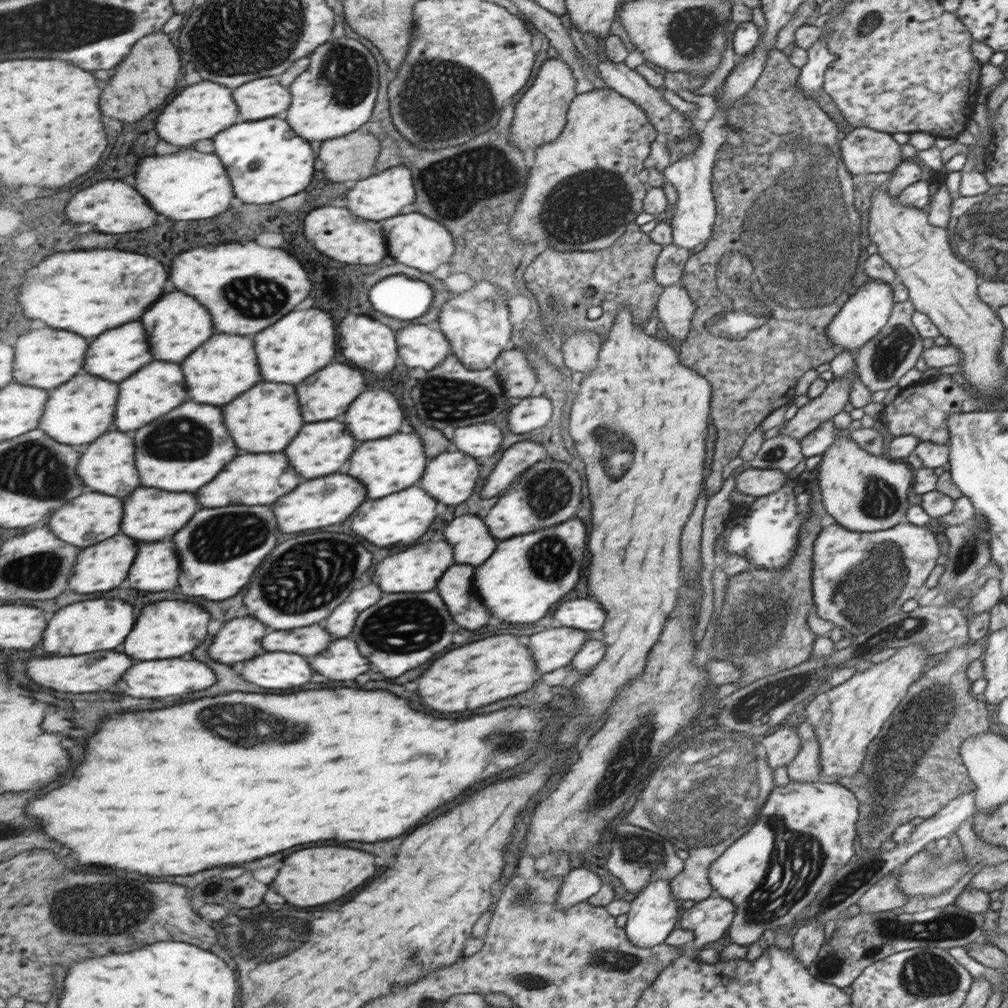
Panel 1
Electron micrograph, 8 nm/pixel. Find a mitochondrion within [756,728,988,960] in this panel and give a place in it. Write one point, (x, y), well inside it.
(850, 883)

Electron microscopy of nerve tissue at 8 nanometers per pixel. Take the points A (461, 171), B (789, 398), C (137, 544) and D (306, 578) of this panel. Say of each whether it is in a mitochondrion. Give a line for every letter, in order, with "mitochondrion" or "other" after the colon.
A: mitochondrion
B: other
C: other
D: mitochondrion

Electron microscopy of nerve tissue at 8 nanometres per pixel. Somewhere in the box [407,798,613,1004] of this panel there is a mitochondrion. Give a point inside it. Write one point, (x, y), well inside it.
(527, 902)

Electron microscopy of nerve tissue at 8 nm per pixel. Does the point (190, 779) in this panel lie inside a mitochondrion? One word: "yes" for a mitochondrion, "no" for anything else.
no

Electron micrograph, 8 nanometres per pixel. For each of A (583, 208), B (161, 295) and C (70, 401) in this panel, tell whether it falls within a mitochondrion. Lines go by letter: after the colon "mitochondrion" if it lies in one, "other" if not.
A: mitochondrion
B: other
C: other

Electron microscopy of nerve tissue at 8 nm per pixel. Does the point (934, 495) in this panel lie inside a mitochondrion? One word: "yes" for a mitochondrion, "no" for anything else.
no

